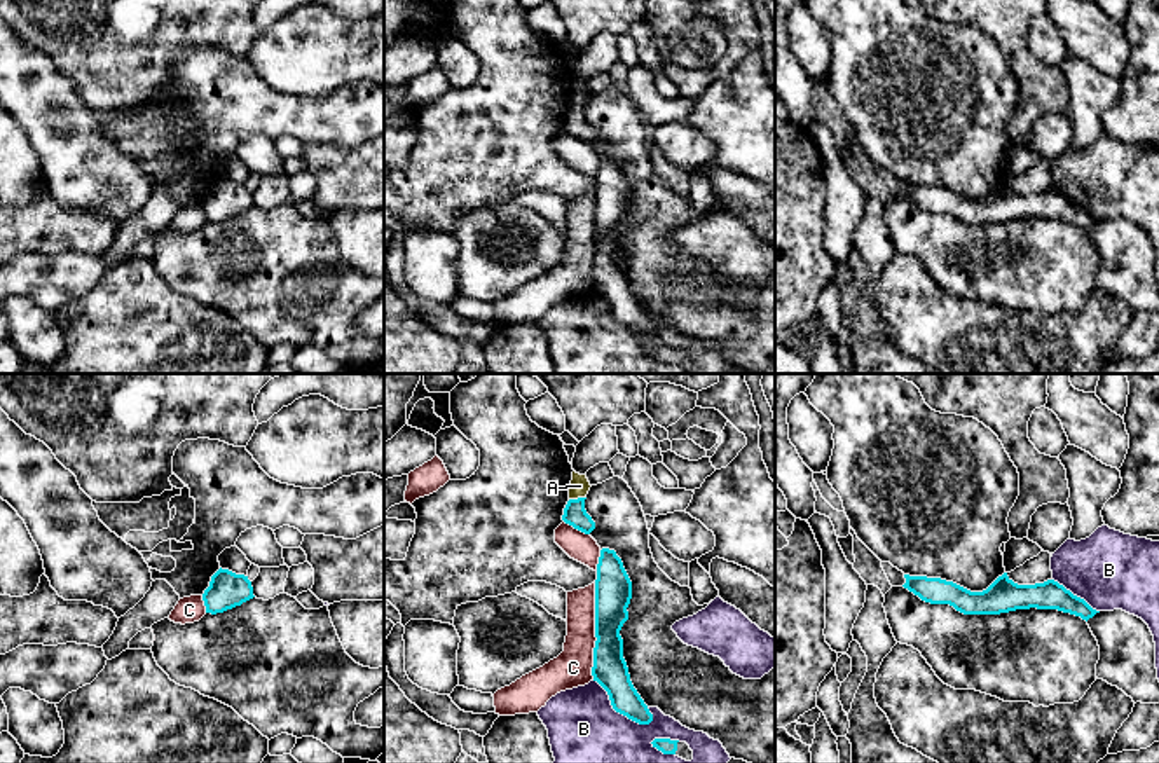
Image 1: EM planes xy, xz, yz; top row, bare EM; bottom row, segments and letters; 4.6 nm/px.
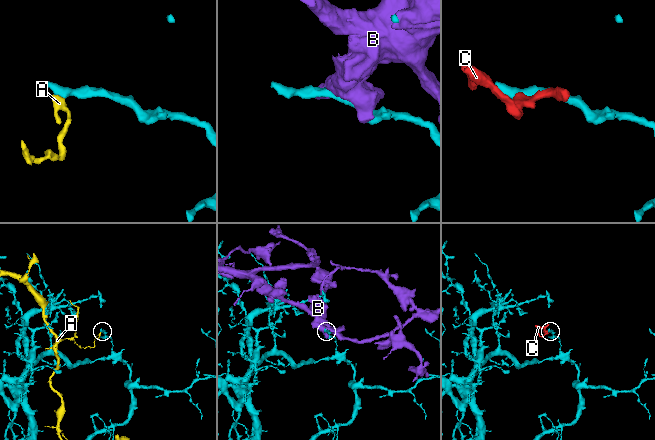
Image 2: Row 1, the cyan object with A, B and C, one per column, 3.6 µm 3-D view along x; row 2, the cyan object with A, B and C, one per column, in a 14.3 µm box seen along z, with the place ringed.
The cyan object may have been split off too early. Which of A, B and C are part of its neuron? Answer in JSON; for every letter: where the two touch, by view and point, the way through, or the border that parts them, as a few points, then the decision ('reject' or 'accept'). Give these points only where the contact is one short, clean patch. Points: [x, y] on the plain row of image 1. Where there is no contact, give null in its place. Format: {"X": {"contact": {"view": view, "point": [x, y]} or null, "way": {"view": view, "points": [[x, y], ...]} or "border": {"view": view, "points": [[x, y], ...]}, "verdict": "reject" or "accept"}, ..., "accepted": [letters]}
{"A": {"contact": {"view": "xz", "point": [578, 107]}, "border": {"view": "xz", "points": [[585, 105], [569, 109]]}, "verdict": "reject"}, "B": {"contact": {"view": "xz", "point": [618, 320]}, "verdict": "reject"}, "C": {"contact": {"view": "xz", "point": [596, 240]}, "verdict": "reject"}, "accepted": []}

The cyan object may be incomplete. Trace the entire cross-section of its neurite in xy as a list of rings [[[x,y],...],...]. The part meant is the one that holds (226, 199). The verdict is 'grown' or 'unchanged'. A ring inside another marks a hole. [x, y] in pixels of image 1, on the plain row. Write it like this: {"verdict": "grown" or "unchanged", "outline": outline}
{"verdict": "unchanged", "outline": [[[218,178],[202,203],[206,222],[216,223],[253,208],[253,196],[248,185],[229,178]]]}

